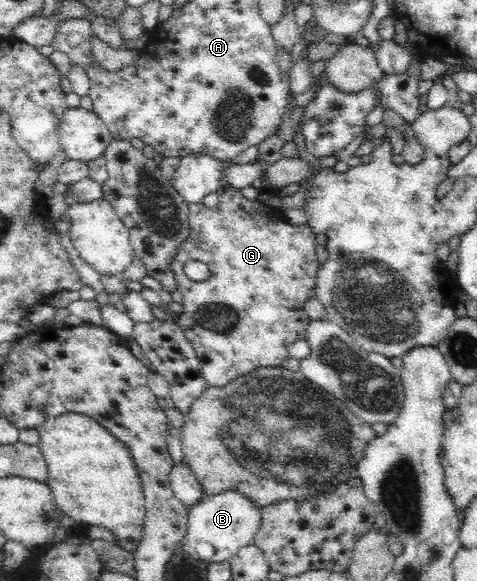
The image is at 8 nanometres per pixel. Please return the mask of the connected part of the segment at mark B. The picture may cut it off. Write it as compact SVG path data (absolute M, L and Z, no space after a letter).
M228 490L218 495L204 496L188 507L188 530L181 548L193 559L205 559L211 564L228 561L241 547L254 543L261 522L261 507L241 492Z

